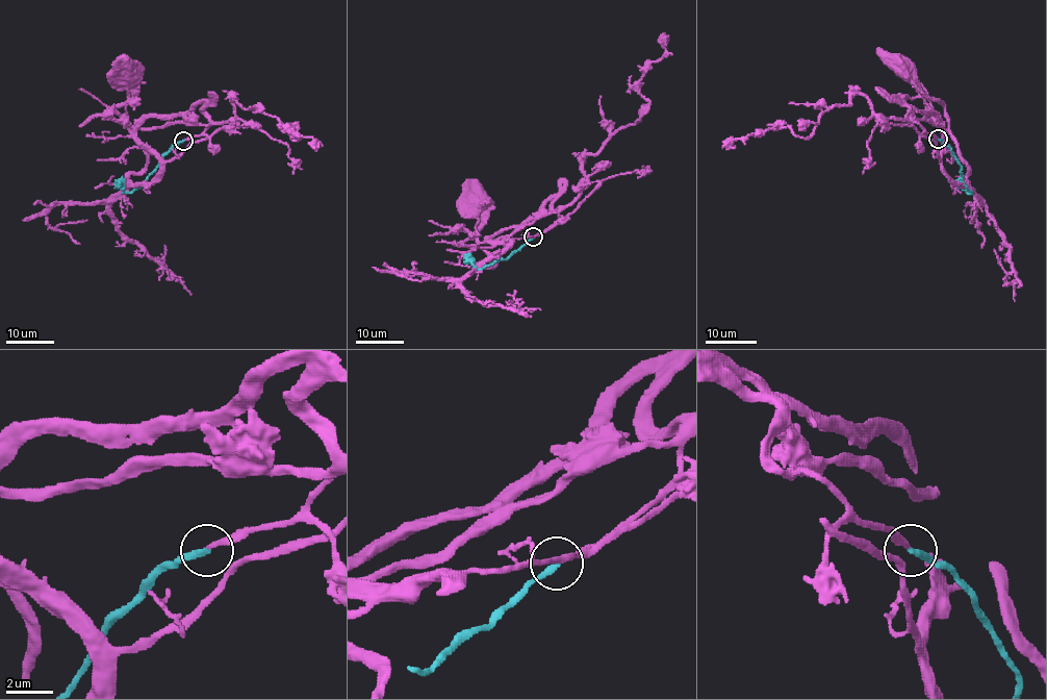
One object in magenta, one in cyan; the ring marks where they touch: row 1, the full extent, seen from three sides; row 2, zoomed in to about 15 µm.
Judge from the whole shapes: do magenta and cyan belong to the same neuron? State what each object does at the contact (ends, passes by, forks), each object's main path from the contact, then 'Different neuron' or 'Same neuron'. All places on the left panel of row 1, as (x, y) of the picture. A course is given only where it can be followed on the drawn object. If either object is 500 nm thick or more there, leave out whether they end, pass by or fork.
At the ring magenta ends. At the ring cyan ends. Course of magenta: (184, 140), (198, 136), (209, 125), (131, 125), (126, 113), (129, 75). Course of cyan: (184, 141), (179, 141), (131, 193), (125, 193), (115, 179). Same neuron

